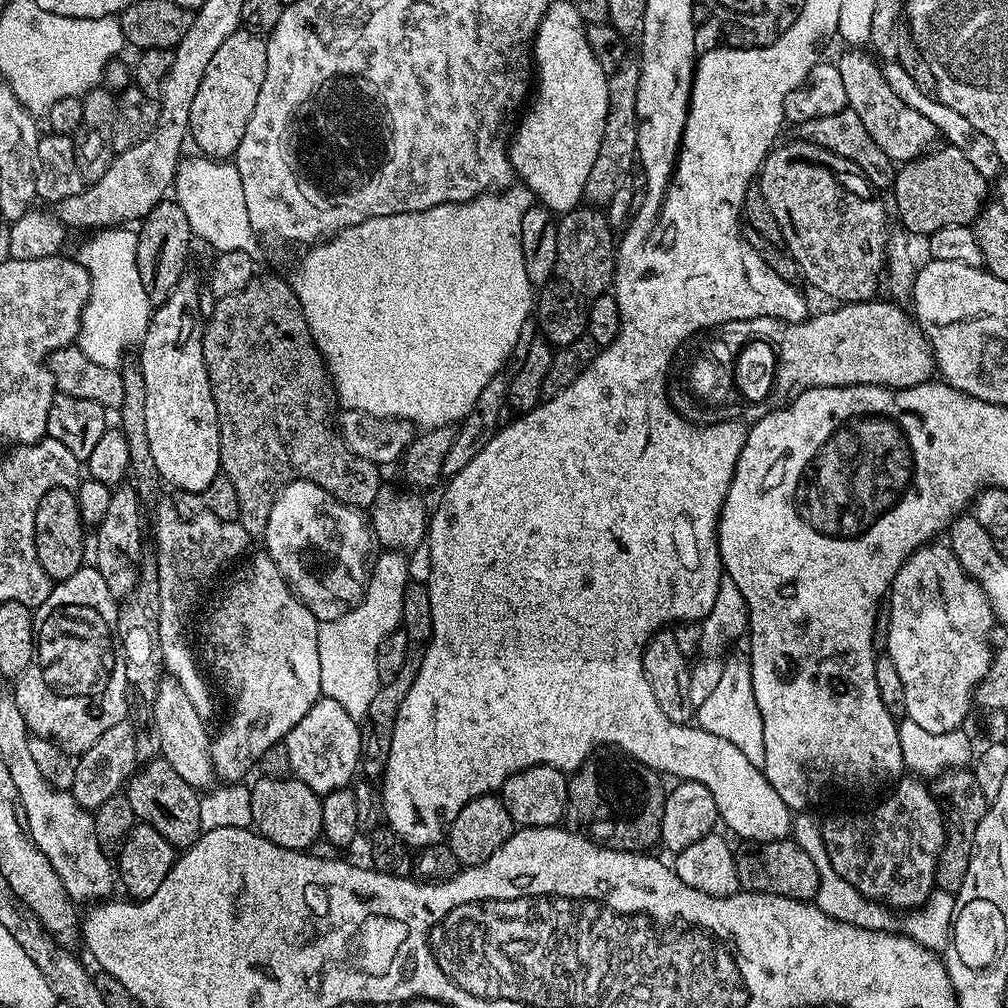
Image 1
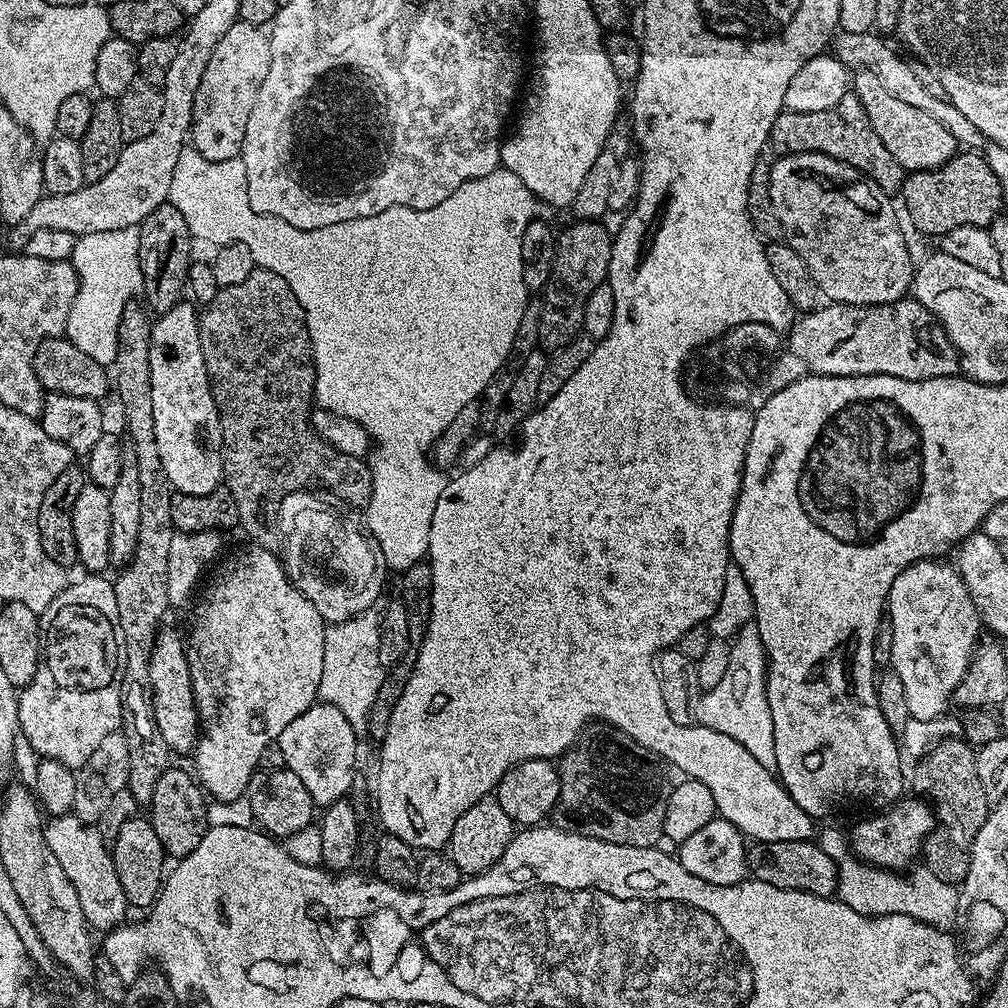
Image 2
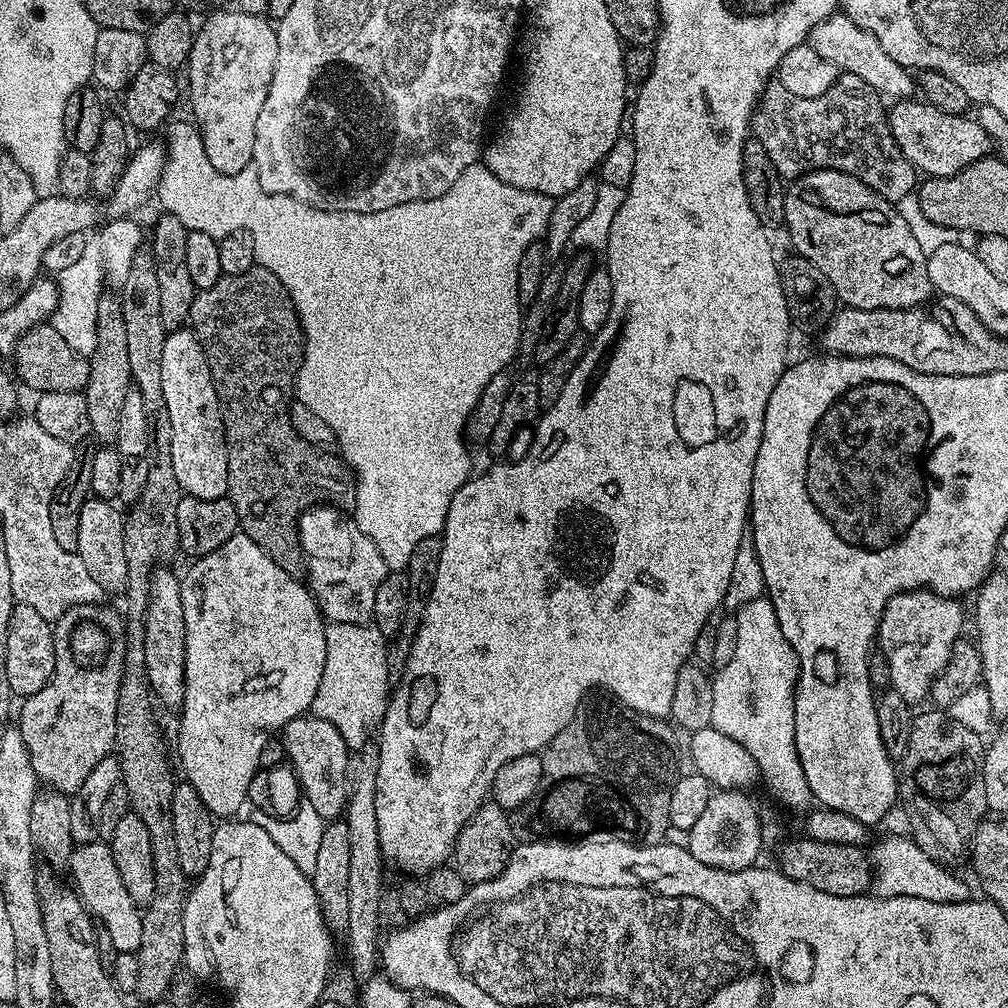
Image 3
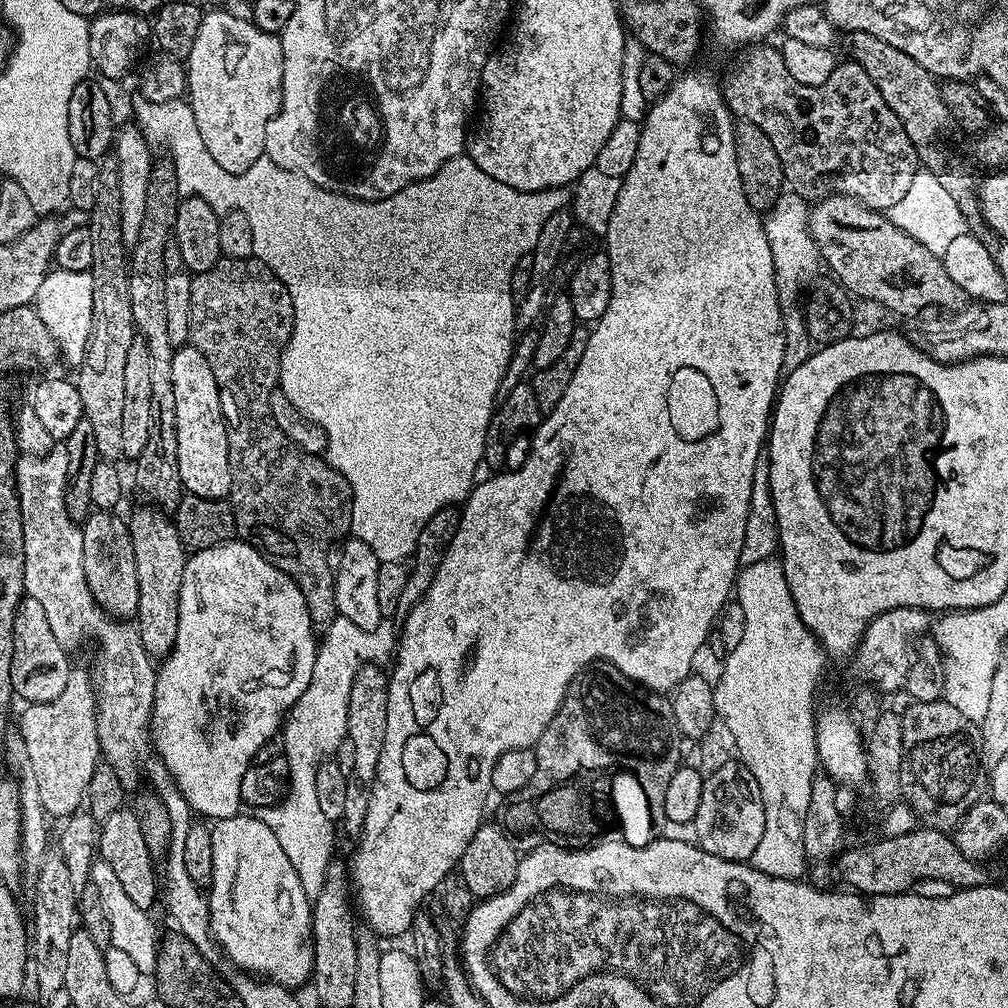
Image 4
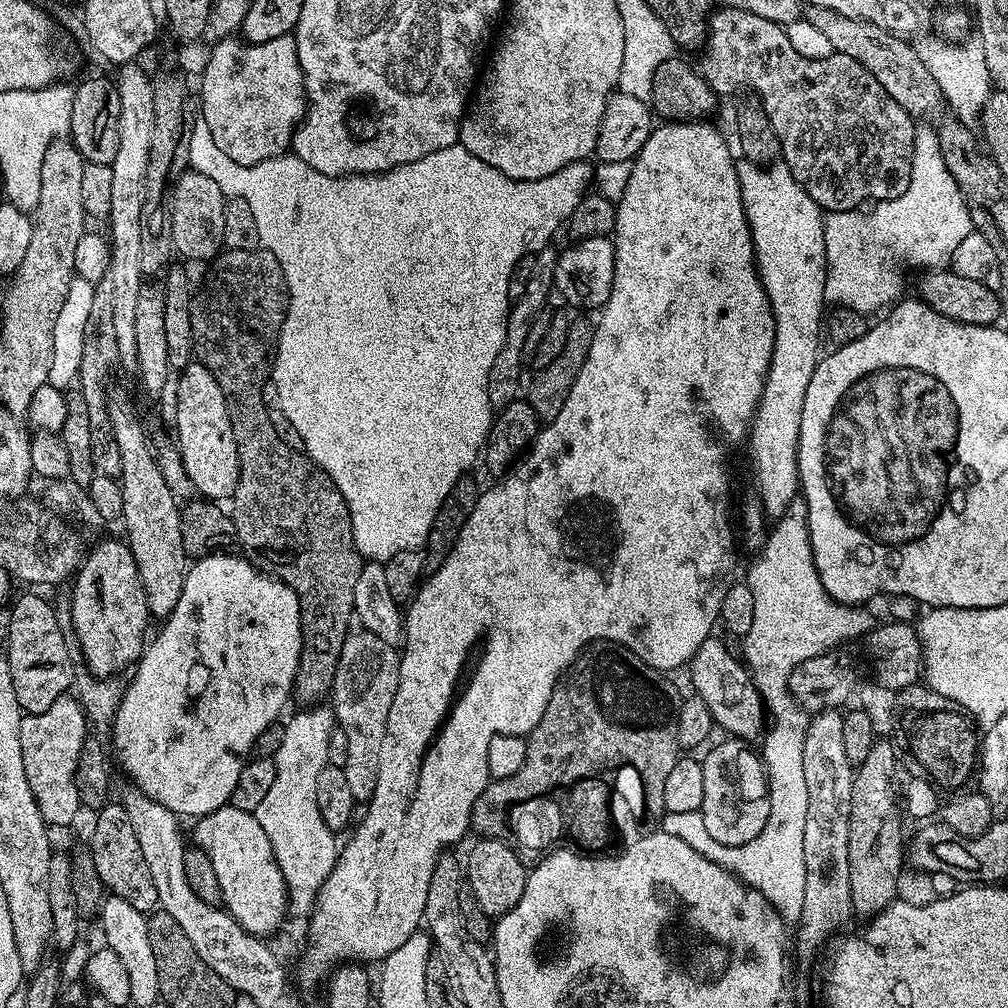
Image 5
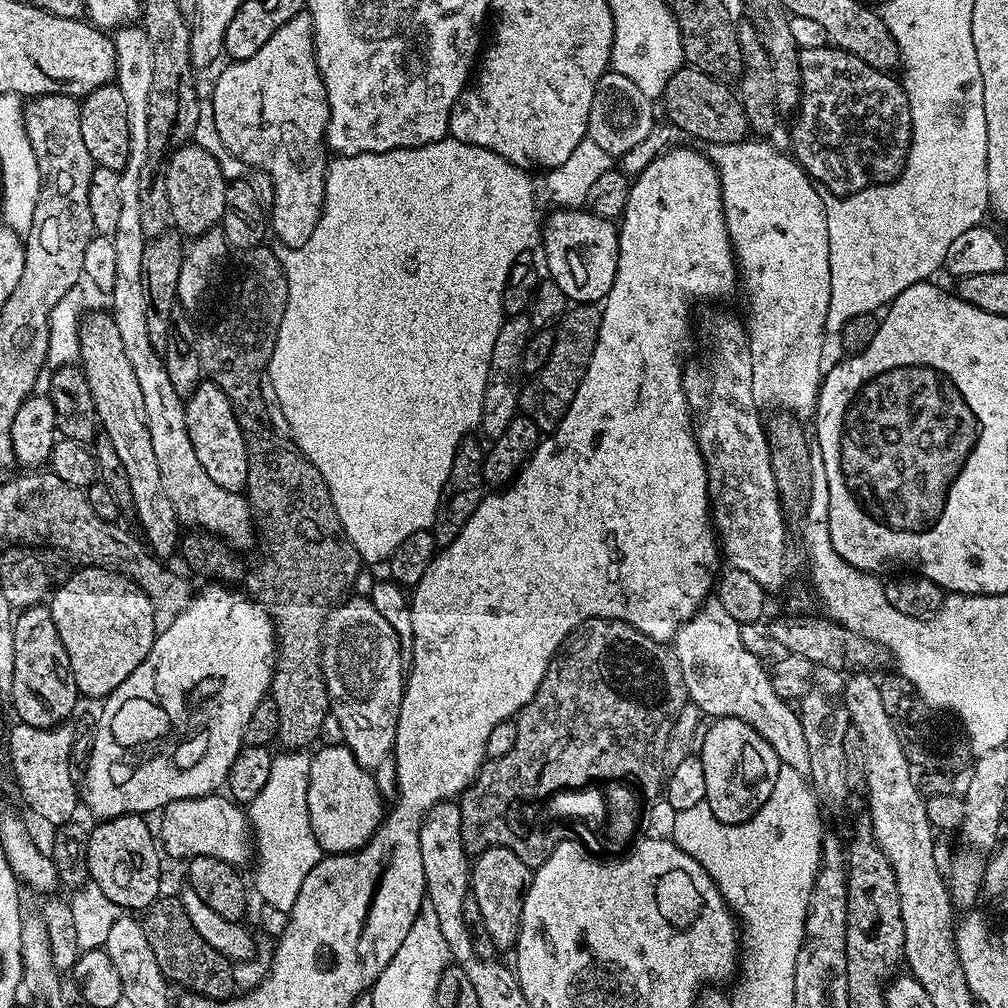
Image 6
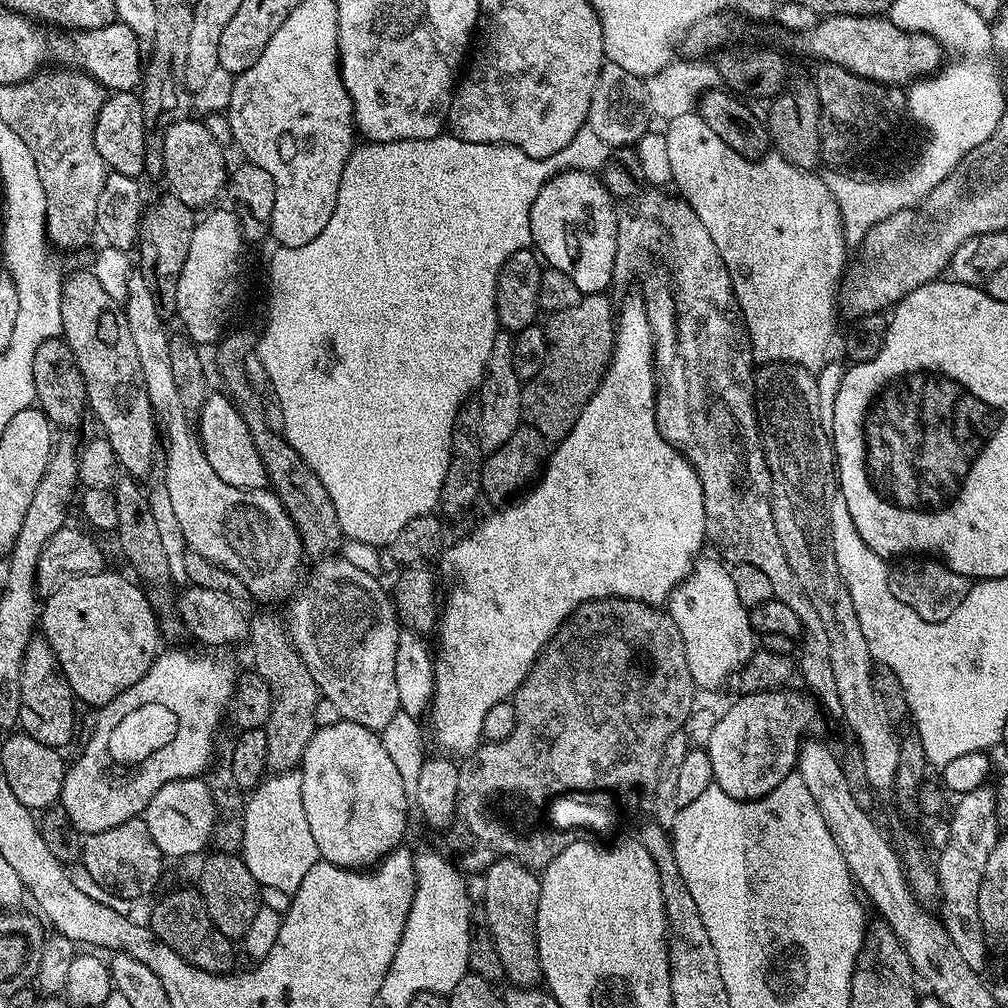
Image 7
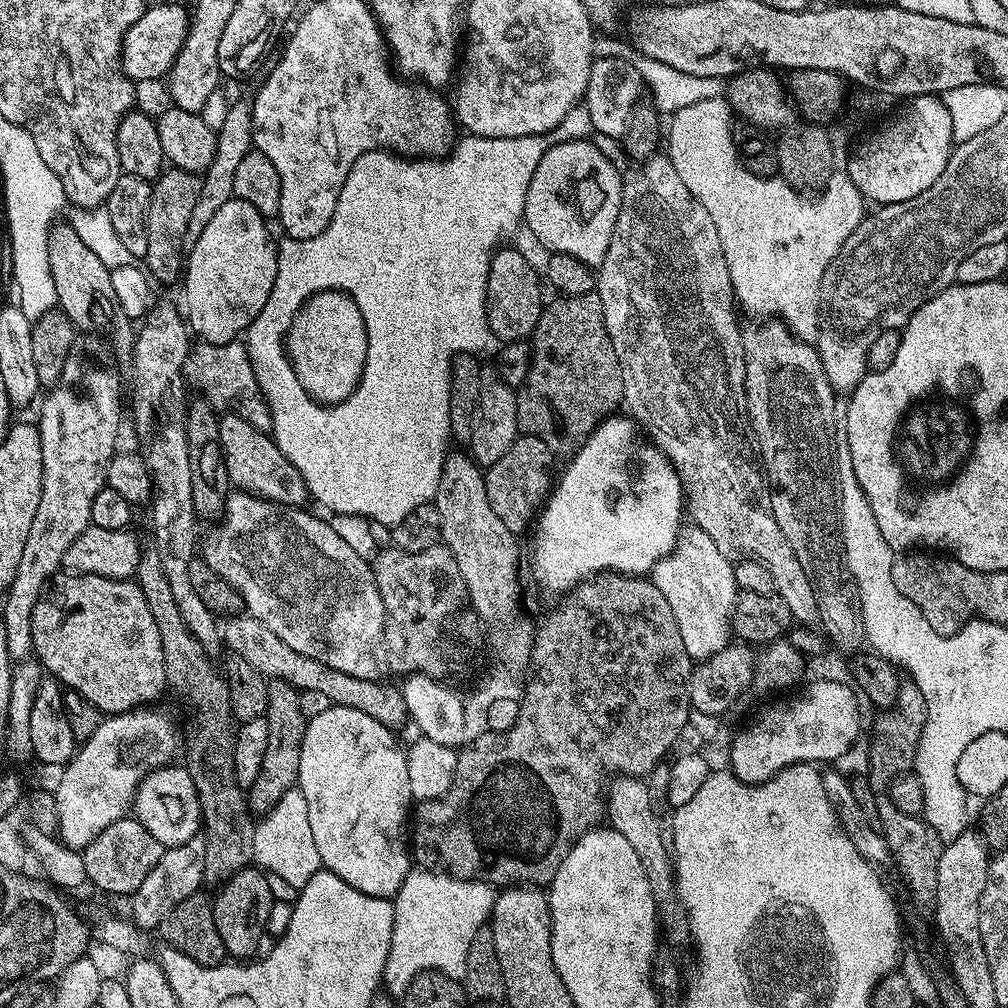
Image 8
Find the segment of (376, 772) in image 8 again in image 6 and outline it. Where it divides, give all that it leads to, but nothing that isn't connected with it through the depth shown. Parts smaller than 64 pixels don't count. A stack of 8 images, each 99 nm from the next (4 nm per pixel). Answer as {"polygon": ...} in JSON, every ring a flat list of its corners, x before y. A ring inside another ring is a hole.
{"polygon":[[344,744,317,747,311,753,310,778,308,779,308,813,310,826,314,830,314,838,318,838,321,853,335,854,337,852,357,852,368,839,376,833,378,826,386,815,386,800,380,797,380,788,371,771,363,768,356,761,354,754]]}

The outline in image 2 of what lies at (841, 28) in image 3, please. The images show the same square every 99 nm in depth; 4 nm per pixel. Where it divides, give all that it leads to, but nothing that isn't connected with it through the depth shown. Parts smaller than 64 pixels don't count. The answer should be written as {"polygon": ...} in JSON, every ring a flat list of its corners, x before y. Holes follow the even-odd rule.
{"polygon":[[875,31,863,32,862,34,840,32,834,40,834,55,843,64,848,65,849,69,872,72,880,79,882,86,886,86,886,90,890,90,890,94,894,94,894,98,898,98,910,106,918,106,918,110,926,110,926,114,930,114,930,118,942,122,942,126,946,126,946,130,950,130,954,134,957,145,968,150,983,149,982,146,986,144,986,138,978,130,978,126,974,126,974,122,970,122,970,118,966,118,966,114,960,113,944,96,932,96,930,90,926,90,923,88,922,82,918,82,911,63,907,59,905,61,899,60,895,50,886,41,879,40,876,36,880,37]]}

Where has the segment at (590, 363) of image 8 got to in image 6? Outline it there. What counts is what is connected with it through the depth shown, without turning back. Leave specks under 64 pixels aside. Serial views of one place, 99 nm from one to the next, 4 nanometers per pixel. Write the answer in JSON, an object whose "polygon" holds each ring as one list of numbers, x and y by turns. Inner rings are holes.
{"polygon":[[575,305,567,309,558,322,558,331,547,365,535,373,521,387,520,407,523,415,528,415,541,433,555,431,573,401,577,387,588,368,594,346,597,344,598,330,601,328,601,309,597,305]]}

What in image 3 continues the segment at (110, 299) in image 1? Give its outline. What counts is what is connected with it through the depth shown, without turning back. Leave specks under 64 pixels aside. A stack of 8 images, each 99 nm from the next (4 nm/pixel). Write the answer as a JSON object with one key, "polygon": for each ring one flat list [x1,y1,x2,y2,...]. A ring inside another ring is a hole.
{"polygon":[[109,219,101,223,88,236,86,250,82,250,82,258,74,262,66,270,55,277,56,289,60,292,56,311,50,317,50,323,66,338,70,350,90,357,96,345,96,323,98,322,98,302,102,295,100,283,104,280,104,272,115,282,123,281,124,275,130,270,130,262,136,252,141,251,140,228,135,219]]}

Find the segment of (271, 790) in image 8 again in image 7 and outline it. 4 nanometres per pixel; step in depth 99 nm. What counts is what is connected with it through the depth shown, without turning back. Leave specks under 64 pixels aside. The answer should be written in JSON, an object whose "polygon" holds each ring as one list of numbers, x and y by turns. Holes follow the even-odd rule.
{"polygon":[[252,616,250,641,252,640,251,667,270,686,270,718,266,725,266,762,268,772,291,772,299,769,300,760,310,746,310,738,316,732,315,710,321,698,320,688,314,682,306,662,298,654,286,631,283,619,276,616]]}

